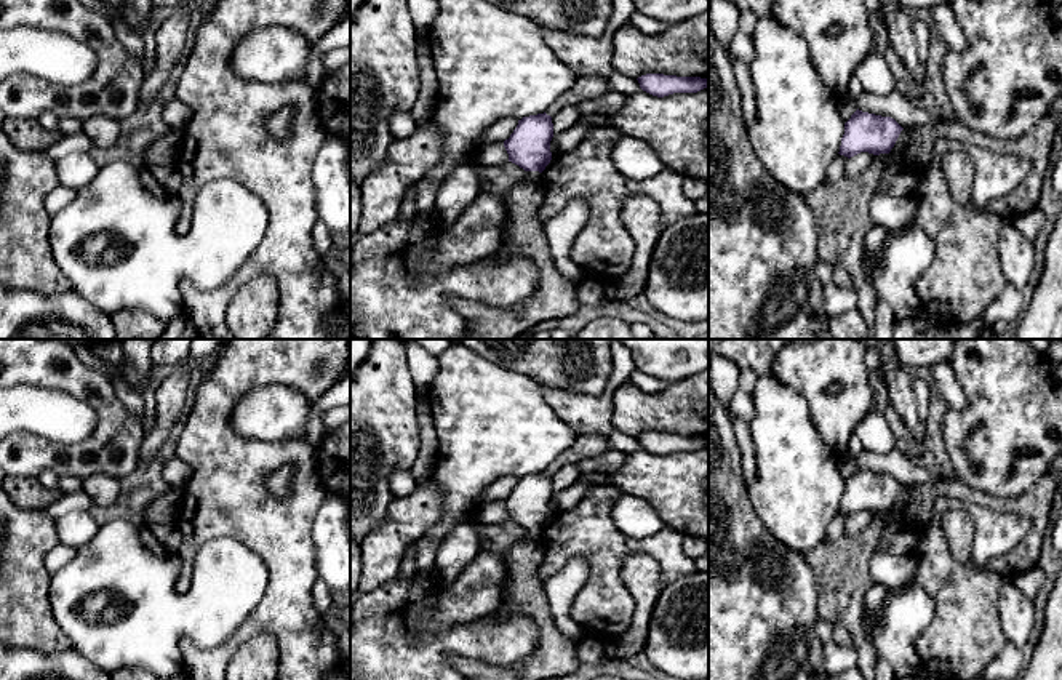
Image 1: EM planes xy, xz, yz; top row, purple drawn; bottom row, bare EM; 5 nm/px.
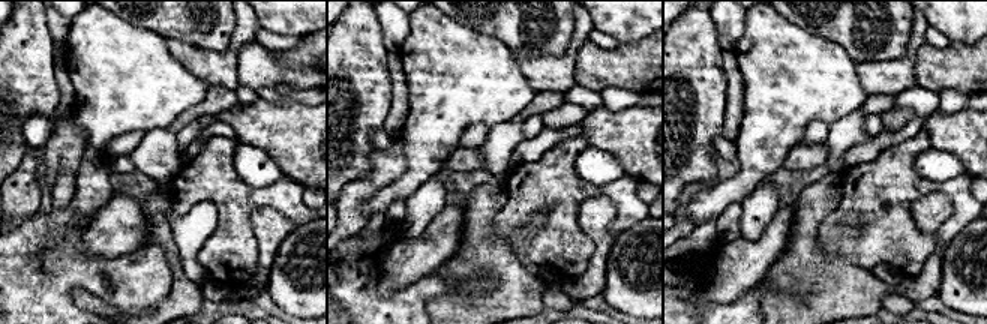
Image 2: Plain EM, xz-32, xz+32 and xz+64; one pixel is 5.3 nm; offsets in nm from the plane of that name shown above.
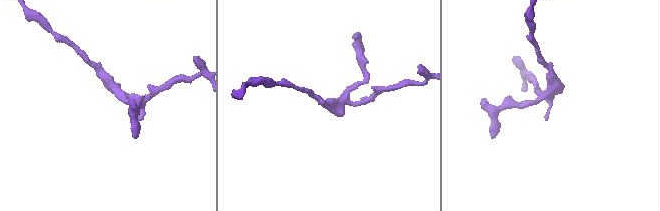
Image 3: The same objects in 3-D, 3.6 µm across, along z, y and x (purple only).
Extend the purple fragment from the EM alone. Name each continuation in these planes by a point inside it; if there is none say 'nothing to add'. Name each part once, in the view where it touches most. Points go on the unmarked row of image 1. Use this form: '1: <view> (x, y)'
nothing to add

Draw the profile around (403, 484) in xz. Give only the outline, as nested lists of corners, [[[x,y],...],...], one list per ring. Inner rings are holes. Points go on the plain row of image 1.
[[[398,469],[390,474],[390,486],[397,498],[406,498],[414,493],[417,480],[411,469]]]

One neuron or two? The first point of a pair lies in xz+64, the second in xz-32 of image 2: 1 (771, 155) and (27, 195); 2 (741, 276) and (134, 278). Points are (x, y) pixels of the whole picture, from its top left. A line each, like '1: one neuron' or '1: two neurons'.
1: two neurons
2: two neurons

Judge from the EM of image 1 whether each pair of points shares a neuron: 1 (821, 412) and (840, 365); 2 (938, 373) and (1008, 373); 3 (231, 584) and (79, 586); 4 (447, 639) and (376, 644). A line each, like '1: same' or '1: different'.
1: same
2: different
3: same
4: same

